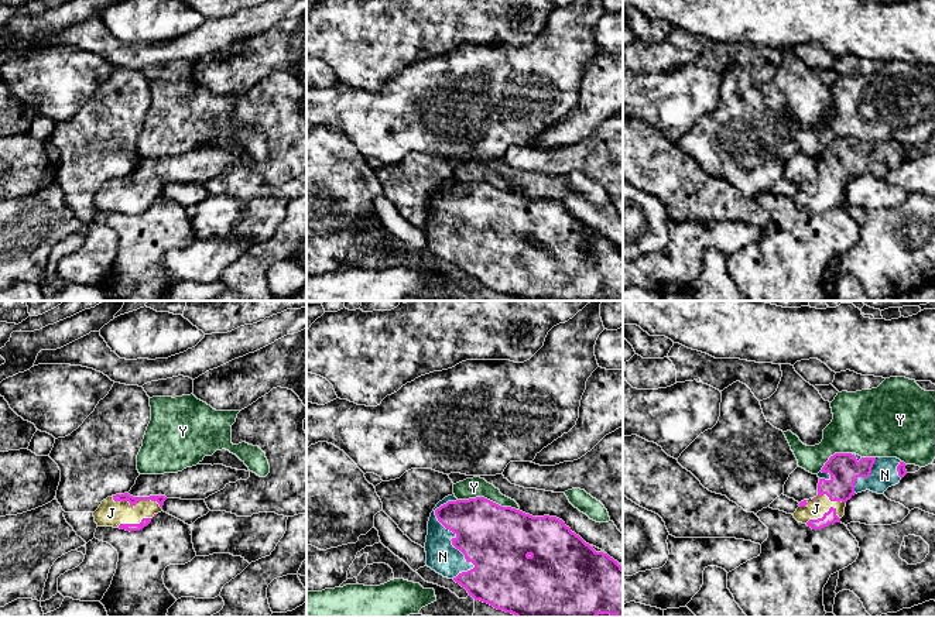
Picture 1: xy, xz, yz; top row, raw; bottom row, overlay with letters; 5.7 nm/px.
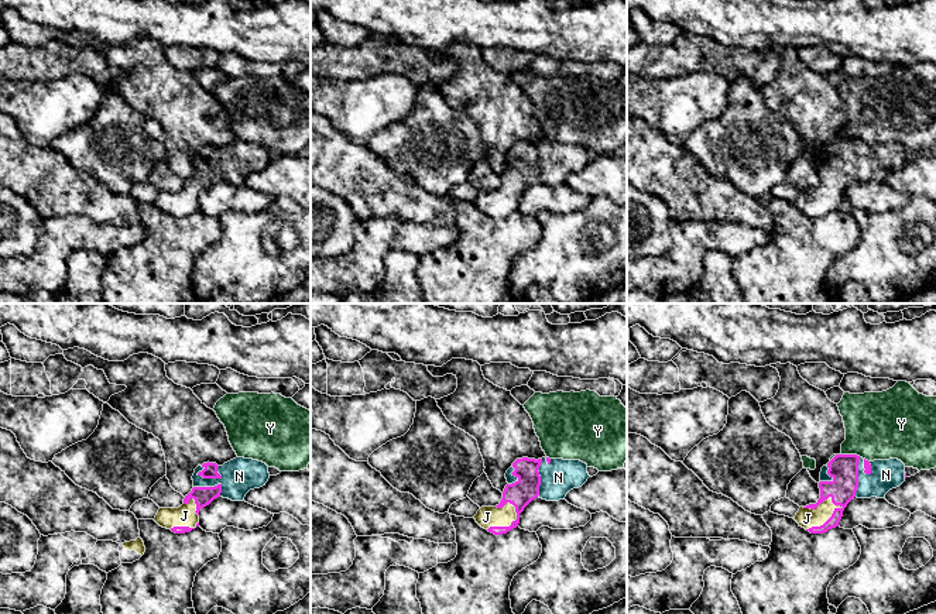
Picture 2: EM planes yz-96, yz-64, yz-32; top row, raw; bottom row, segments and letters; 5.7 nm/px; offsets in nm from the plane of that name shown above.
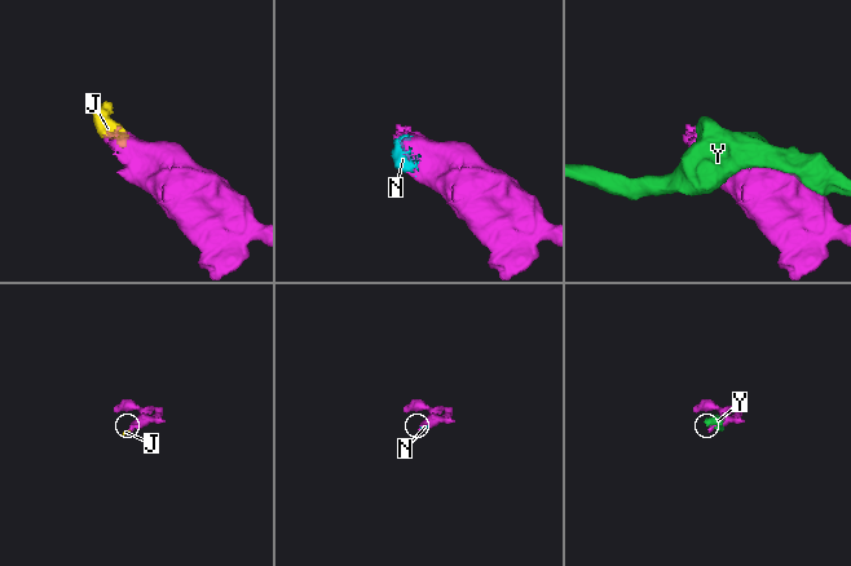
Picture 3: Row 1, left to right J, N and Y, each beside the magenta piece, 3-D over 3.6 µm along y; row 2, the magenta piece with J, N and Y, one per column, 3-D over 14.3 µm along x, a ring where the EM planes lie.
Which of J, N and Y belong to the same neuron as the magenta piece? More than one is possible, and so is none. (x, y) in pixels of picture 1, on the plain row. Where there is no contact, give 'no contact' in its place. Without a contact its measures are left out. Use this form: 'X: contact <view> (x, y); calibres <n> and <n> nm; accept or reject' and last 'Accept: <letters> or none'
J: contact xy (137, 184); calibres 50 and 150 nm; accept
N: contact xz (452, 222); calibres 380 and 180 nm; accept
Y: contact xz (486, 182); calibres 380 and 110 nm; reject
Accept: J, N

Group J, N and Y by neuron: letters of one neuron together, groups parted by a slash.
J N / Y

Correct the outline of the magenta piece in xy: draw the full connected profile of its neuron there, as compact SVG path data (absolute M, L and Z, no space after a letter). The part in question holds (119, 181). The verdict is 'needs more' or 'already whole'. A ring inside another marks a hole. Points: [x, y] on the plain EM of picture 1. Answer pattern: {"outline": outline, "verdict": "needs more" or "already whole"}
{"outline": "M129 176L116 178L102 185L93 196L97 210L113 210L126 215L140 215L151 202L162 195L165 179L133 181Z", "verdict": "needs more"}

